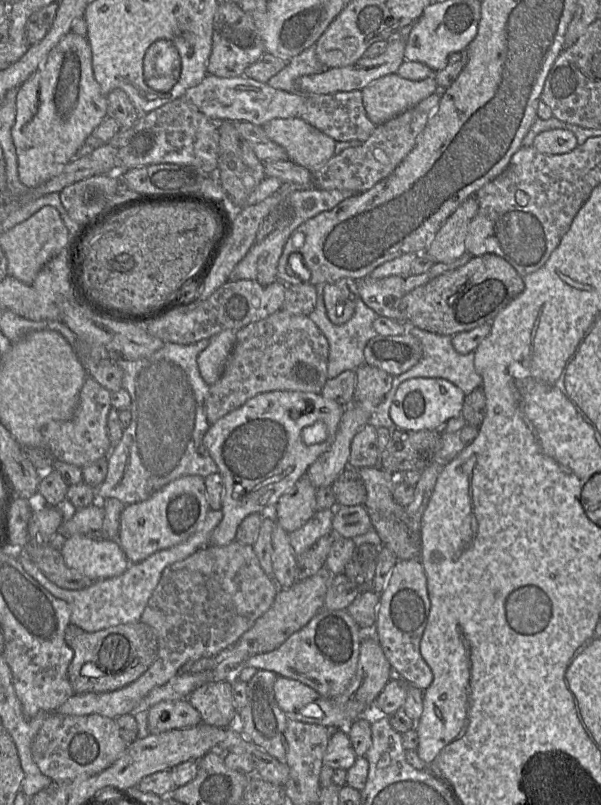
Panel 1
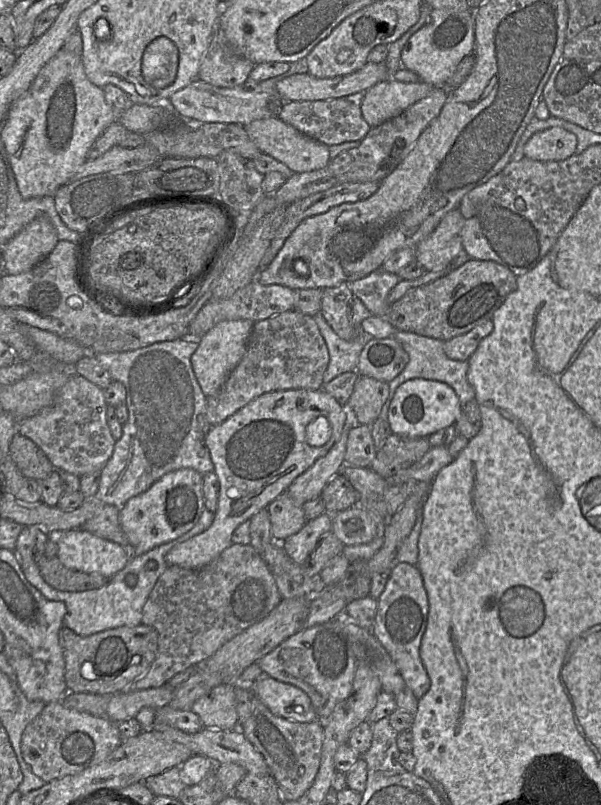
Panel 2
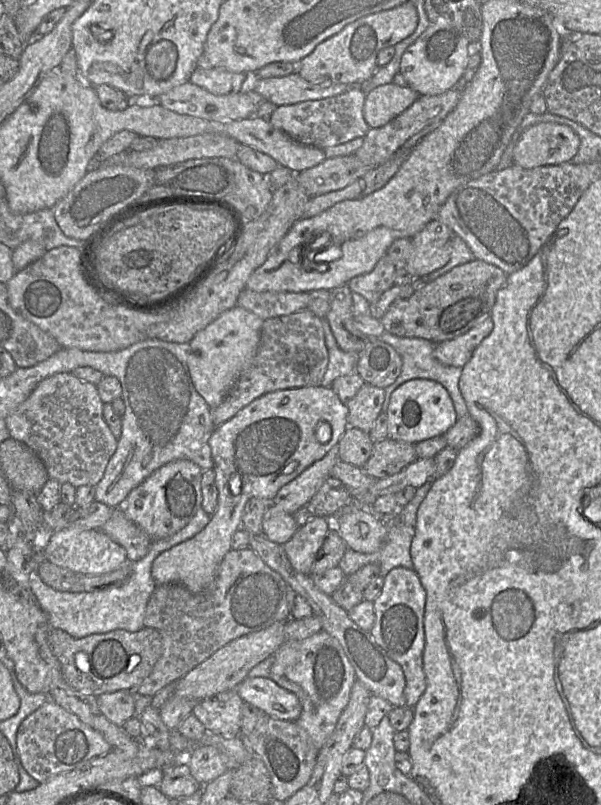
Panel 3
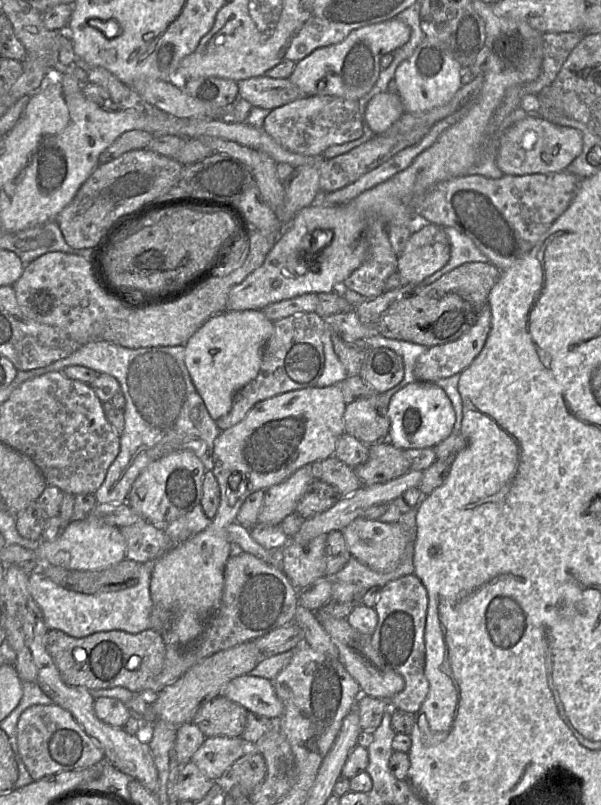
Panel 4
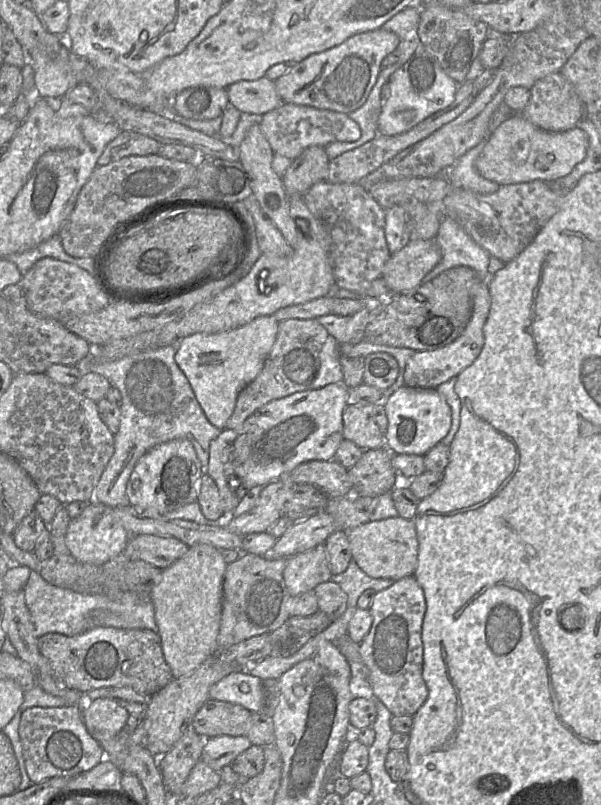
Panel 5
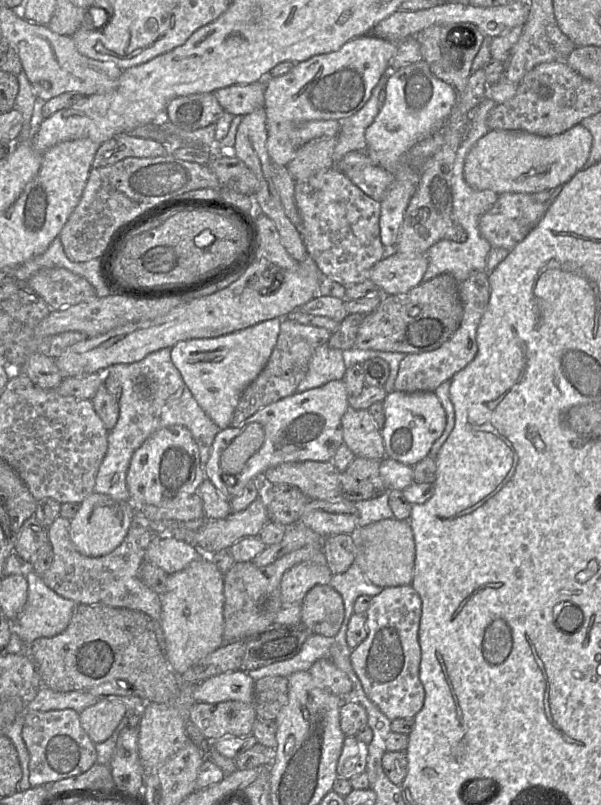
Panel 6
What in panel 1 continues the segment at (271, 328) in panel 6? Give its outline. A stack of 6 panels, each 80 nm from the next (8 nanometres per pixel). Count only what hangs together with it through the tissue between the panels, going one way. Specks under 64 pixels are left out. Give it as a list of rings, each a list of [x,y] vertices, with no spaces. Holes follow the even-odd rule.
[[[224,330],[209,339],[209,345],[198,358],[199,372],[204,381],[211,386],[222,375],[227,360],[235,346],[238,330]]]

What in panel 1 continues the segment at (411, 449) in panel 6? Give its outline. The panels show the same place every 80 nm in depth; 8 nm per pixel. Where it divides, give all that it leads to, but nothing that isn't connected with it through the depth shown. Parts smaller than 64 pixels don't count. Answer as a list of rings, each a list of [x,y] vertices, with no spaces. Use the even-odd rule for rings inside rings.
[[[411,378],[397,389],[390,407],[390,417],[401,430],[436,430],[450,419],[462,415],[465,393],[443,378]]]

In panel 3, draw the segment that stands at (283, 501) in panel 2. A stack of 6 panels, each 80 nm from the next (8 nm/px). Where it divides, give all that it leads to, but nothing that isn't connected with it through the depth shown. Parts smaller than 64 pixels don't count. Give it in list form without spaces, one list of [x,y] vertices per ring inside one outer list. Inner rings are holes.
[[[270,504],[263,518],[262,534],[272,542],[284,545],[299,529],[293,514]]]

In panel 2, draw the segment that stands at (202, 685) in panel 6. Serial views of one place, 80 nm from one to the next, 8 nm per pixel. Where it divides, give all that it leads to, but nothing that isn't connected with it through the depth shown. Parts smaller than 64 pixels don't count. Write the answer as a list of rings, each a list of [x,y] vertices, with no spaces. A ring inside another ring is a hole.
[[[269,676],[247,685],[273,714],[295,722],[318,721],[309,696],[300,688]]]

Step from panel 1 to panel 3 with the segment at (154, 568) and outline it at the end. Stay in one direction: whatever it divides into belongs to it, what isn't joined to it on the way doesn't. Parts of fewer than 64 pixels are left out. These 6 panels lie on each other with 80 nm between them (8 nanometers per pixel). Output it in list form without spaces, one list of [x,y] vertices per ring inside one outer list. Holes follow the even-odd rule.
[[[200,508],[193,519],[174,535],[152,542],[147,554],[140,560],[131,563],[132,572],[128,580],[119,587],[94,592],[63,592],[45,584],[37,569],[30,572],[28,584],[45,612],[50,628],[64,630],[74,638],[91,634],[107,633],[113,630],[139,631],[144,627],[144,617],[148,600],[156,584],[151,575],[154,560],[159,554],[185,542],[202,531],[211,520],[211,515]]]

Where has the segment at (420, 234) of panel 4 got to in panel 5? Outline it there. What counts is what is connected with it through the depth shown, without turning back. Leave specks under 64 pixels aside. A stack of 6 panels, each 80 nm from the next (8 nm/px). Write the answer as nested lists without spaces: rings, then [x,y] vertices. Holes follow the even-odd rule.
[[[434,239],[409,240],[398,252],[393,253],[383,267],[381,278],[385,281],[390,294],[401,294],[421,285],[423,277],[441,260],[441,251]]]

